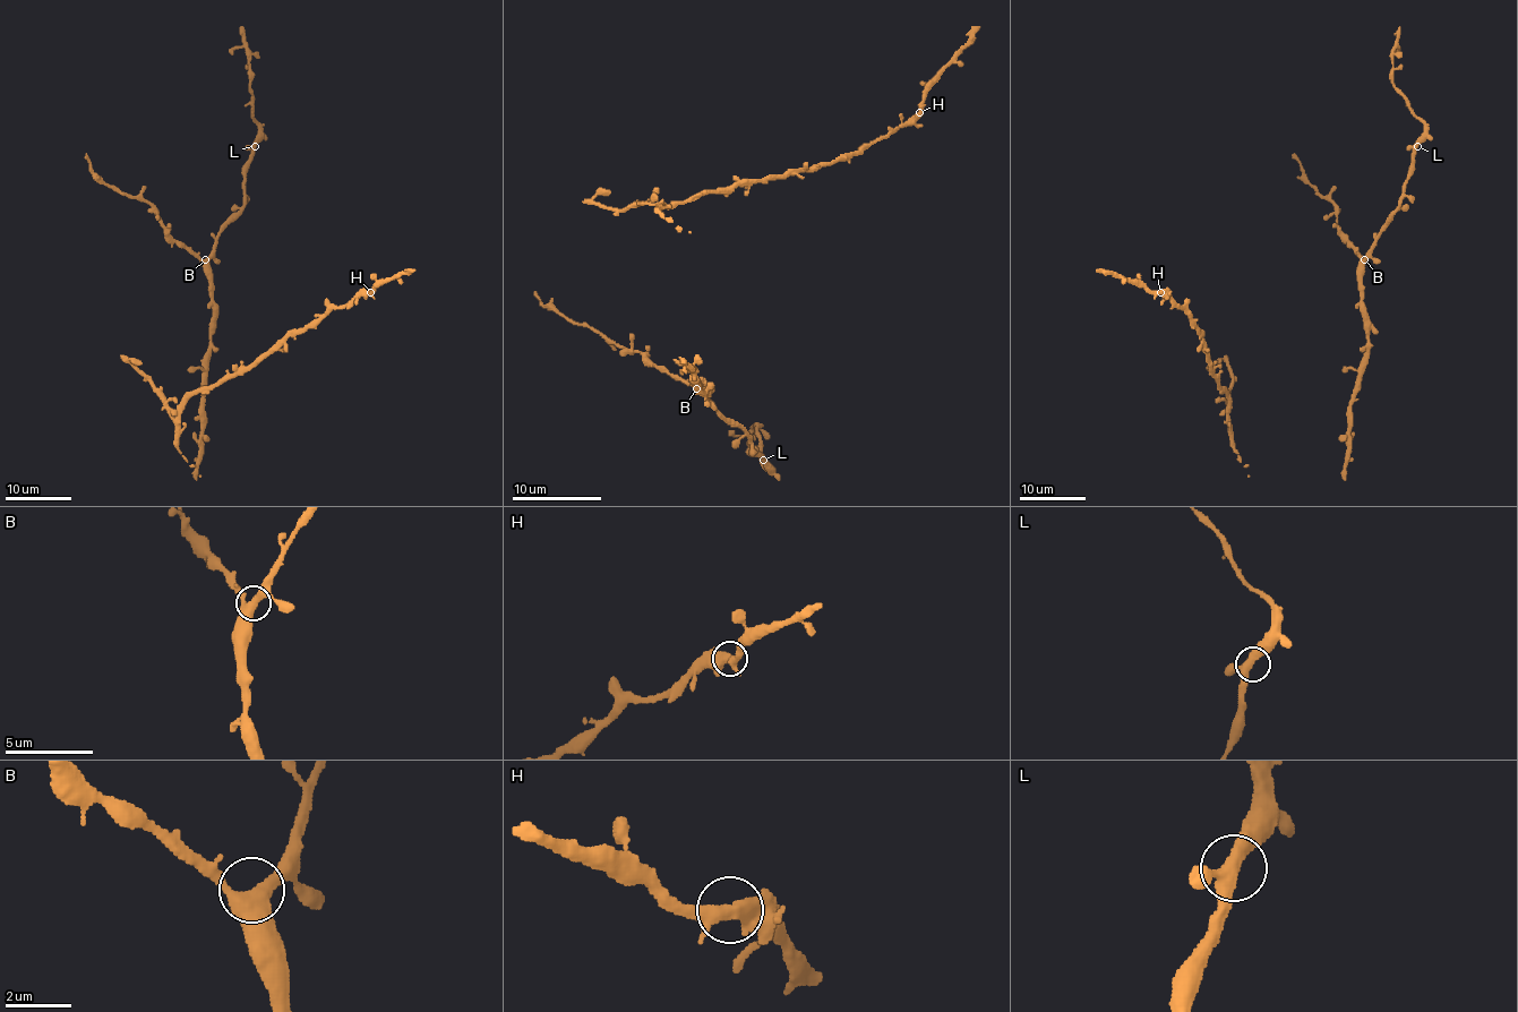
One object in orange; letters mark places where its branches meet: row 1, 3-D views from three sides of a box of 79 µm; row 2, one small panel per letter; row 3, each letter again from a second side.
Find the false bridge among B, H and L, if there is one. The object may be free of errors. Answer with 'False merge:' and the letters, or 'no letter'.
False merge: no letter

